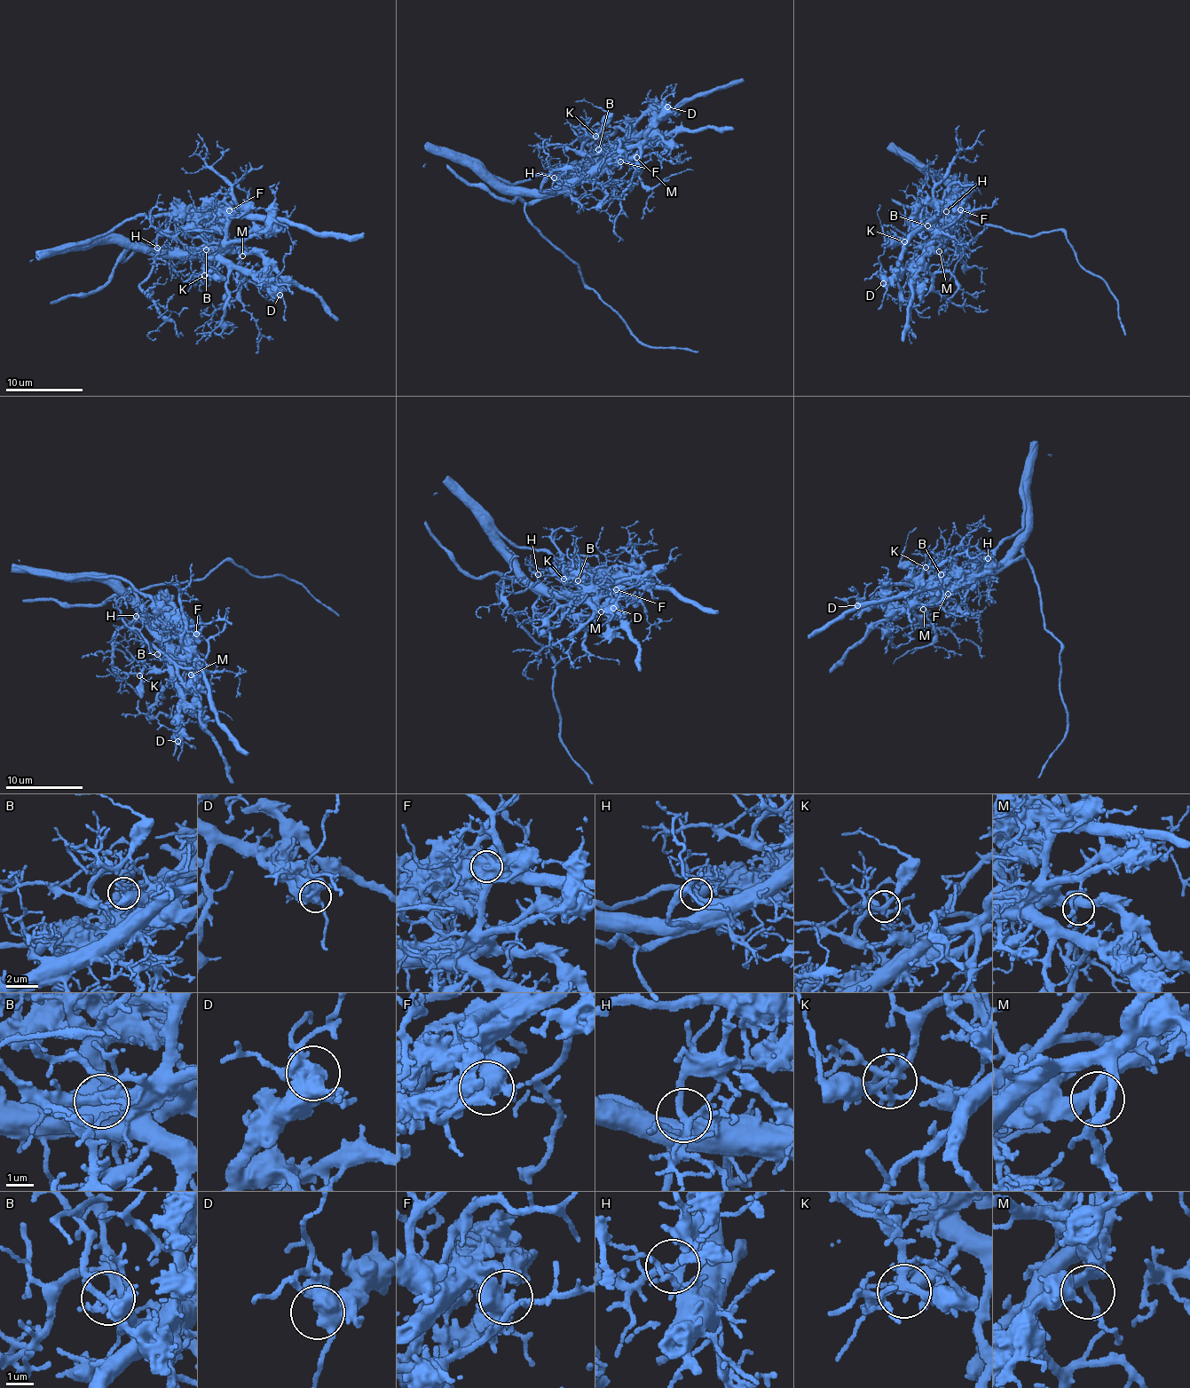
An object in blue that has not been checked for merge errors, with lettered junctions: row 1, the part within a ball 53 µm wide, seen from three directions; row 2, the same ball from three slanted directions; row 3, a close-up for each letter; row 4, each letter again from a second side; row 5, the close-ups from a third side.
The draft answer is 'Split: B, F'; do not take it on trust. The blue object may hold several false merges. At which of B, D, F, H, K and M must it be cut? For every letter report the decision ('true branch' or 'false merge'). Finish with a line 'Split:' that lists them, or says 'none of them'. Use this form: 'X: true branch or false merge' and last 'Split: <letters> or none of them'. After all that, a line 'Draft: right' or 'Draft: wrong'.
B: false merge
D: true branch
F: false merge
H: true branch
K: true branch
M: true branch
Split: B, F
Draft: right

